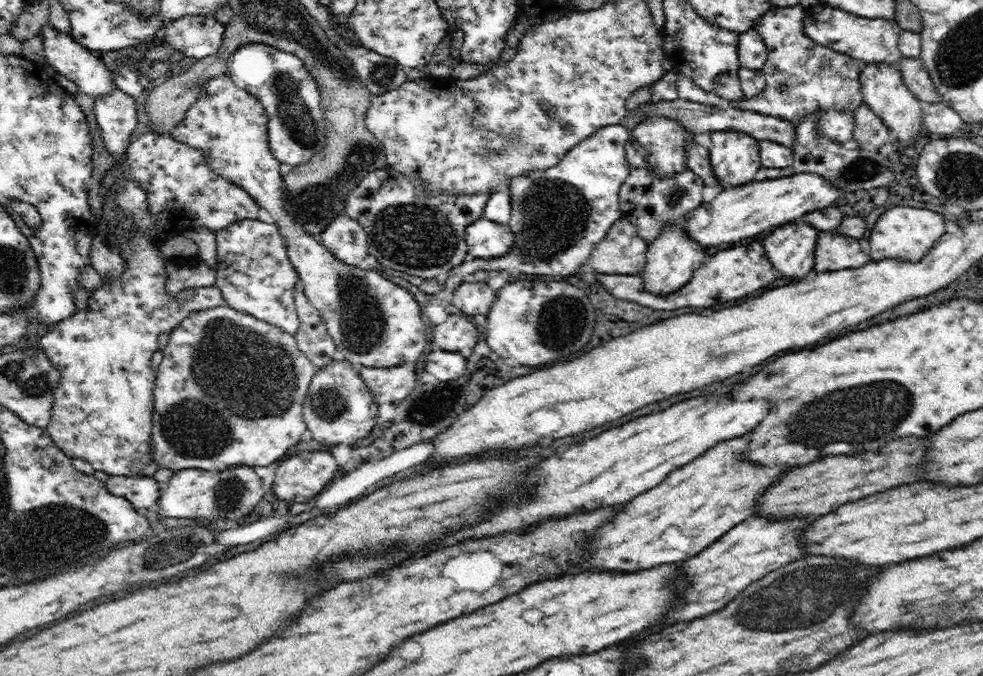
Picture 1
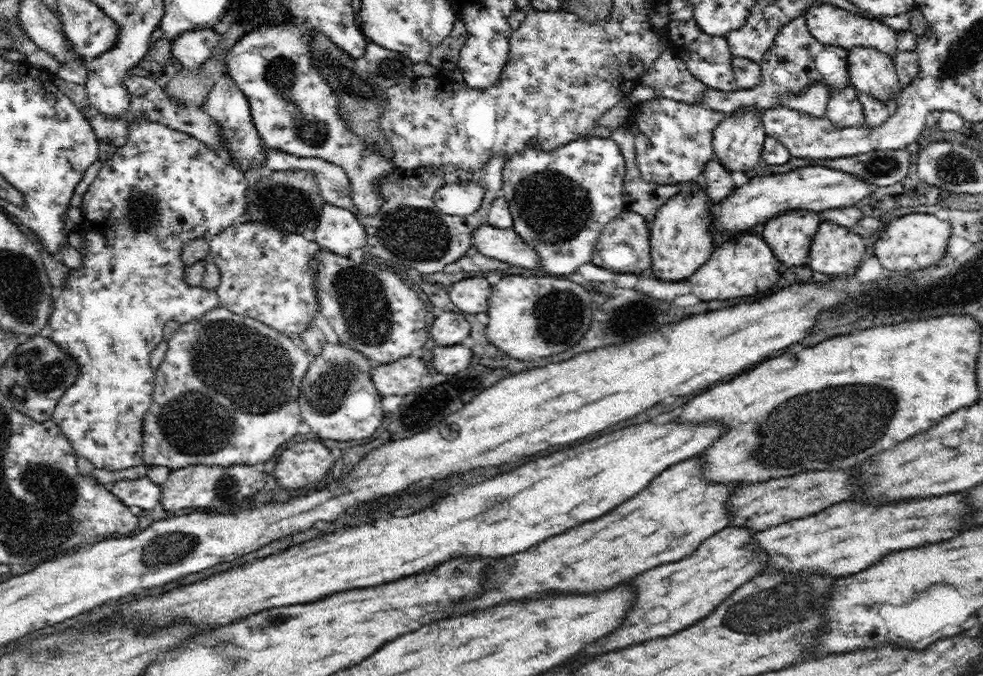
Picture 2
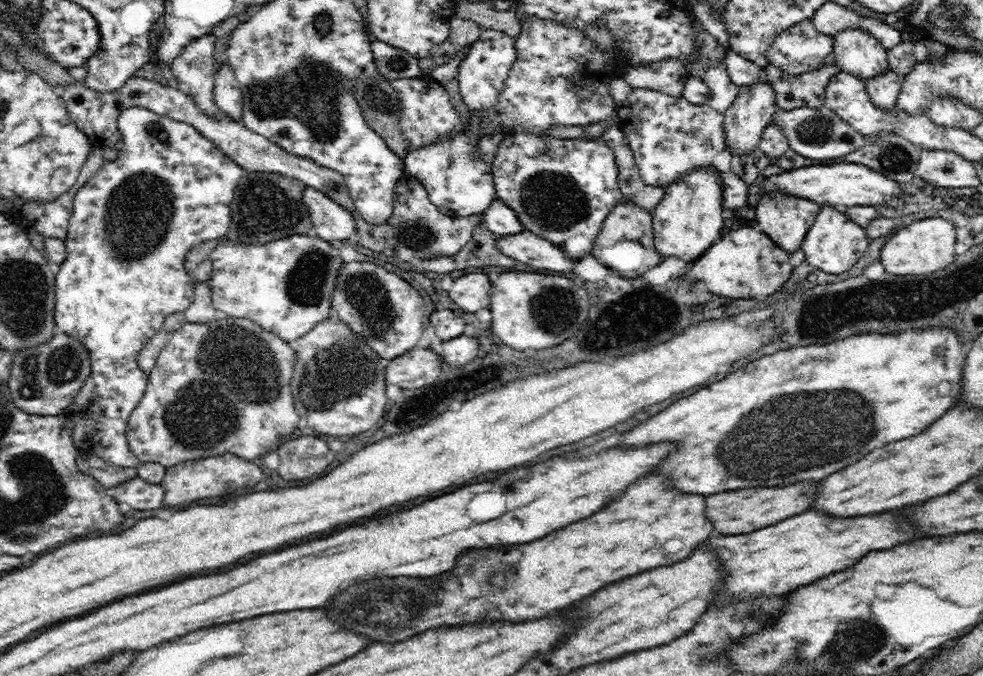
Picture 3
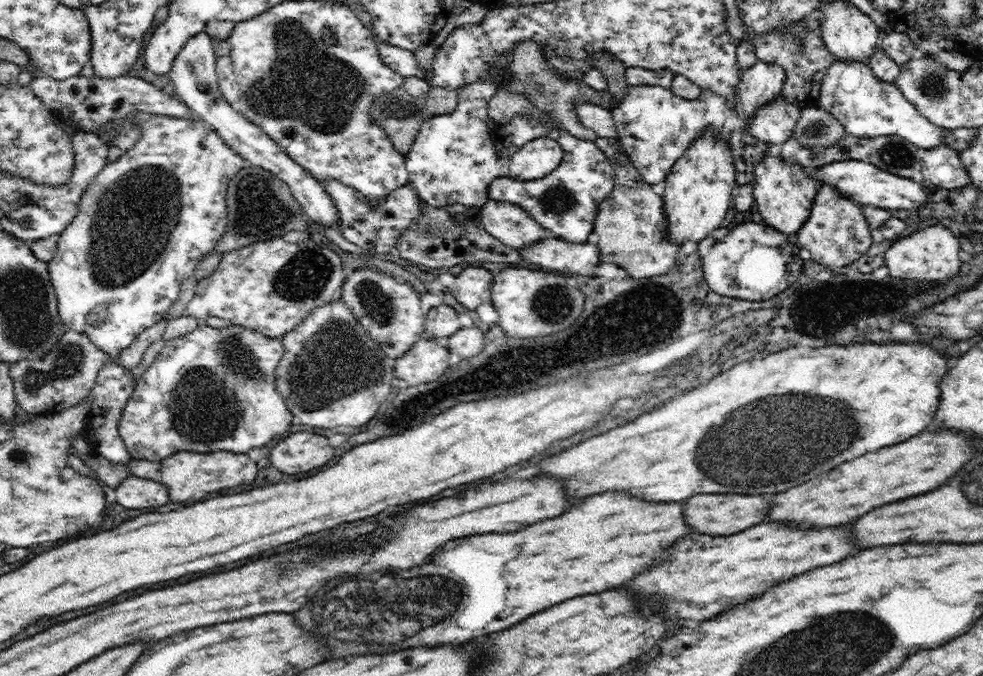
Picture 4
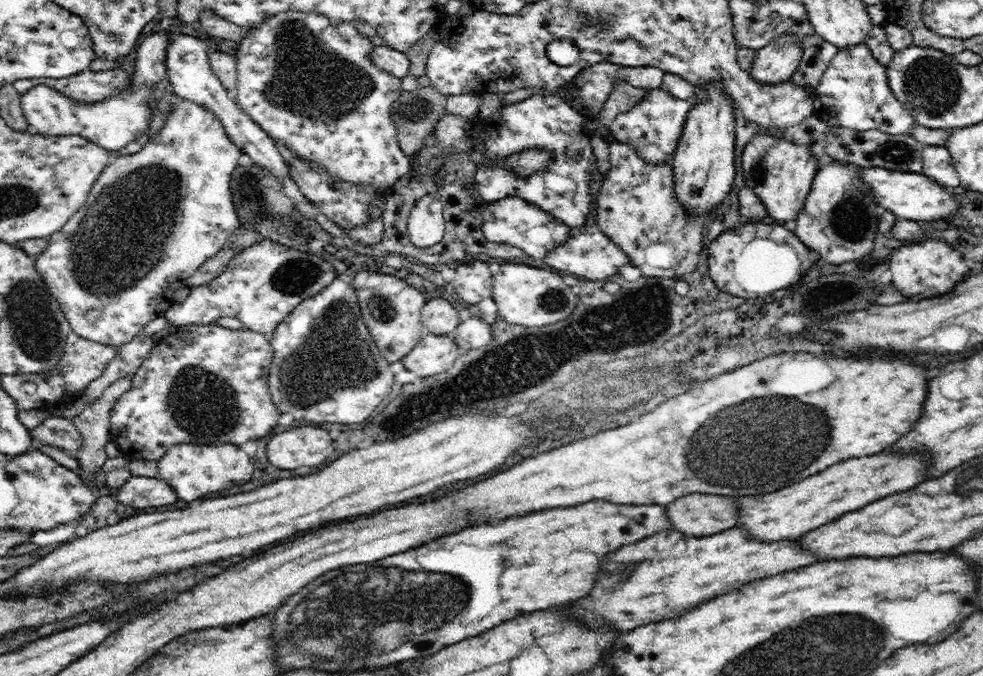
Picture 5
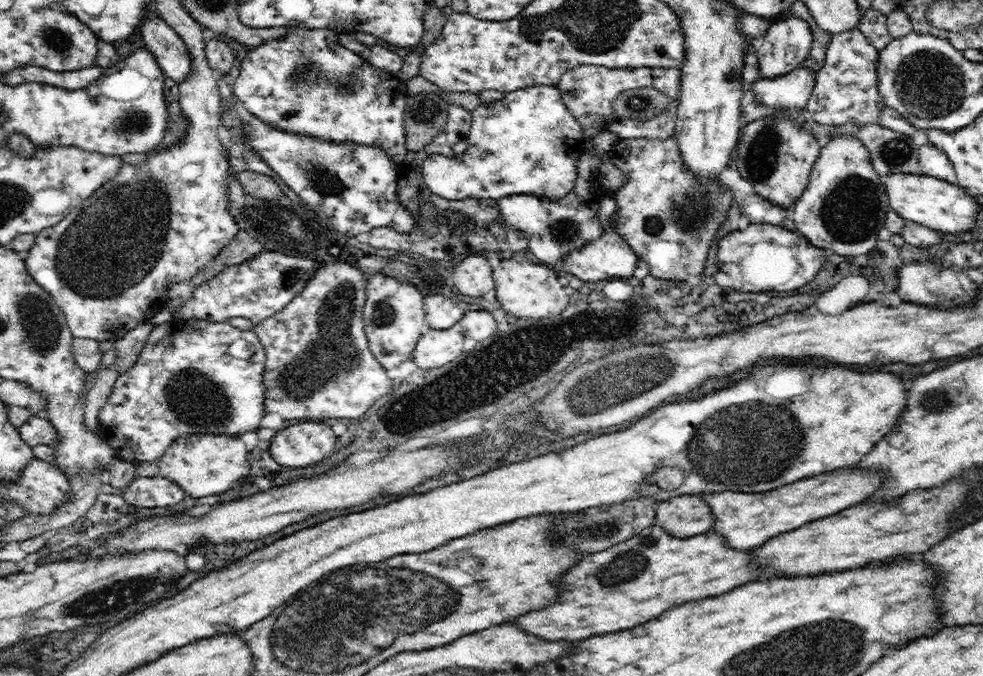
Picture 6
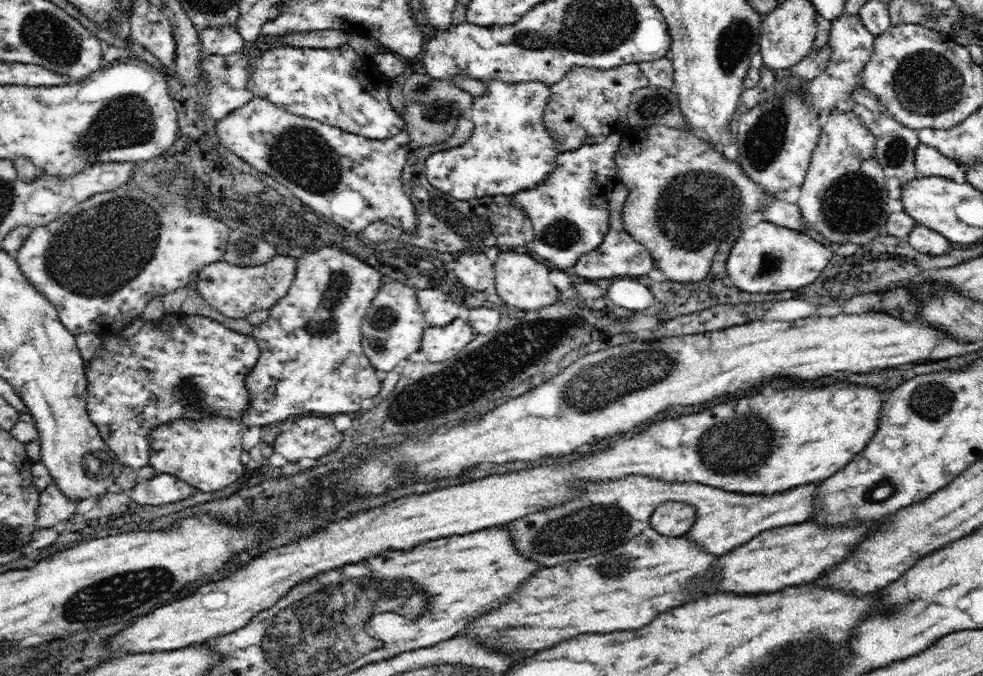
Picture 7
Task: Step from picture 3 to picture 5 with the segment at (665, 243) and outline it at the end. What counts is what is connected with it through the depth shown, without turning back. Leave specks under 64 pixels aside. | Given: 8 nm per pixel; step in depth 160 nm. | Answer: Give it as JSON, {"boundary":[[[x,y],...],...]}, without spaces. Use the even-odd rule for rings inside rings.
{"boundary":[[[712,80],[708,84],[702,84],[697,87],[693,100],[693,106],[686,116],[684,128],[682,128],[682,137],[678,140],[675,153],[672,155],[670,162],[674,175],[674,194],[678,202],[690,213],[708,212],[721,204],[722,200],[732,190],[734,184],[734,142],[736,142],[735,115],[732,99],[723,89],[721,80]]]}

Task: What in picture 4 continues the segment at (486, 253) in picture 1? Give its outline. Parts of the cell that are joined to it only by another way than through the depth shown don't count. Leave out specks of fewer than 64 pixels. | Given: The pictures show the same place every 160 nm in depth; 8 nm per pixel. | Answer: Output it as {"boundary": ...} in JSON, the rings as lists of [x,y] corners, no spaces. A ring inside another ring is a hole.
{"boundary":[[[550,237],[520,249],[519,253],[544,271],[558,270],[564,274],[592,276],[594,268],[602,263],[595,238],[578,244]]]}

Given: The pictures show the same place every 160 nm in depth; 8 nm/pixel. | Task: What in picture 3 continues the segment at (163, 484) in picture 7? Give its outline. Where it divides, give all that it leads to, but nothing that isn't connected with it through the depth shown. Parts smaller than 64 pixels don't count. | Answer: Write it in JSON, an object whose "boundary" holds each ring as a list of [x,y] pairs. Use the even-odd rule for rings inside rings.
{"boundary":[[[138,475],[130,480],[121,482],[112,491],[117,502],[126,502],[136,510],[154,510],[162,506],[164,488],[158,484],[148,484]]]}

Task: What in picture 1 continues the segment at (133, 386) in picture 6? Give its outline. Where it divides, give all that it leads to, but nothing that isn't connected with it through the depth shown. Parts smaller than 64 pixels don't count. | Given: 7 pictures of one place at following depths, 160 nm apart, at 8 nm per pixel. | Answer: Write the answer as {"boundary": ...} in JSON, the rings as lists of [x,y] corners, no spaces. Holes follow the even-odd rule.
{"boundary":[[[226,304],[217,306],[216,310],[206,309],[190,313],[169,332],[169,335],[170,340],[163,351],[163,362],[156,374],[153,390],[154,412],[150,442],[153,445],[153,460],[159,464],[160,468],[170,468],[174,472],[195,468],[221,473],[223,470],[235,469],[239,466],[270,466],[270,463],[282,458],[288,452],[288,448],[296,446],[301,441],[300,436],[307,429],[302,416],[304,400],[309,384],[318,368],[314,367],[305,352],[299,349],[293,335],[284,332],[279,326],[258,320],[256,317]]]}

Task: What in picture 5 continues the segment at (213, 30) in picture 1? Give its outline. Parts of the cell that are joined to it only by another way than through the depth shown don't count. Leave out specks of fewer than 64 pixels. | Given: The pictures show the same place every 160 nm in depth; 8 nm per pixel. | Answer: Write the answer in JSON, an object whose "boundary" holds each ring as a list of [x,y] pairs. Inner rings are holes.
{"boundary":[[[170,34],[165,63],[167,76],[177,98],[197,102],[200,106],[205,106],[205,108],[211,110],[221,120],[223,127],[226,129],[226,135],[243,152],[243,156],[251,158],[254,165],[258,165],[274,176],[279,177],[286,187],[286,196],[290,200],[295,203],[301,200],[308,202],[309,200],[300,192],[296,181],[290,177],[288,163],[282,157],[274,140],[235,101],[230,100],[220,79],[212,73],[208,60],[209,48],[206,43],[207,41],[190,35]]]}

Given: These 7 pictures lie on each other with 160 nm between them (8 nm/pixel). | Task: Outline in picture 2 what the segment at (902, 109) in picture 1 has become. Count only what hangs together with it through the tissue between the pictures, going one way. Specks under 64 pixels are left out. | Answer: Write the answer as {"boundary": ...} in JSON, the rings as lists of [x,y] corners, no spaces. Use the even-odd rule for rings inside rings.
{"boundary":[[[854,46],[846,48],[846,51],[851,84],[858,91],[886,102],[890,110],[895,110],[901,86],[893,57],[870,46]]]}

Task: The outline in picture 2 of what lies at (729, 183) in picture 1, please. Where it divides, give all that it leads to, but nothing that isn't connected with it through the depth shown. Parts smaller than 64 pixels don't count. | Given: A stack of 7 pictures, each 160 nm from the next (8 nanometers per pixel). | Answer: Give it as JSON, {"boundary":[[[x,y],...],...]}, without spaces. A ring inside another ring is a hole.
{"boundary":[[[736,110],[727,115],[713,130],[712,146],[715,156],[720,159],[728,172],[740,171],[749,174],[756,169],[767,138],[761,116],[762,110]]]}

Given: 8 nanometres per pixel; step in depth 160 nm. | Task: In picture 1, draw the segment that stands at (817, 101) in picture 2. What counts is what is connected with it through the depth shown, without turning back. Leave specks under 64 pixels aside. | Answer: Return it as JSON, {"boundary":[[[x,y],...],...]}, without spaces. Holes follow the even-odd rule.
{"boundary":[[[814,112],[806,118],[802,118],[796,125],[796,138],[793,142],[792,152],[793,161],[790,170],[768,170],[766,169],[766,179],[782,178],[784,176],[792,176],[798,172],[815,172],[829,180],[834,186],[841,190],[870,190],[876,186],[886,186],[888,182],[892,182],[892,170],[890,170],[890,161],[888,156],[892,152],[890,145],[884,146],[881,150],[864,149],[862,146],[842,146],[828,137],[822,135],[819,131],[817,120],[820,114]]]}

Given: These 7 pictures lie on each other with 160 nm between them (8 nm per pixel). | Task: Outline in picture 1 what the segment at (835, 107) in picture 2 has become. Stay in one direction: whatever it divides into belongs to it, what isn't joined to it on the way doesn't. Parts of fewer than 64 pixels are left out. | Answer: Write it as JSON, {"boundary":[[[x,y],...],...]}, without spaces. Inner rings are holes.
{"boundary":[[[828,110],[818,117],[817,125],[822,135],[845,146],[853,140],[855,116],[852,110]]]}

